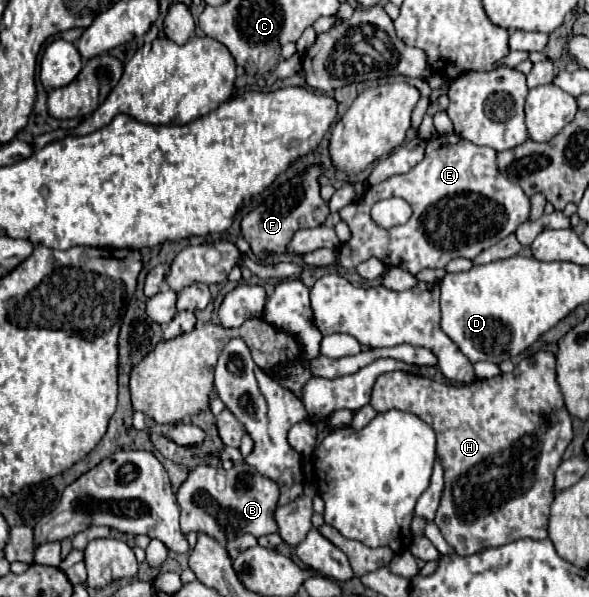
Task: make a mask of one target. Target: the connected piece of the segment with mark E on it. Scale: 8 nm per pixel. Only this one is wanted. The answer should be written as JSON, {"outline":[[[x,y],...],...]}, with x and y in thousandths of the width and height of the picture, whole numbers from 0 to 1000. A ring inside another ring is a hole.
{"outline":[[[779,224],[739,228],[725,238],[722,265],[698,288],[667,295],[630,312],[620,332],[586,345],[576,358],[596,382],[596,402],[576,415],[576,442],[603,449],[623,432],[643,432],[657,446],[674,446],[694,459],[718,449],[756,449],[769,432],[806,432],[823,415],[844,409],[898,369],[902,335],[885,312],[864,305],[844,285],[844,255],[806,245]],[[677,328],[701,348],[691,375],[647,382],[630,365],[630,348],[647,332]]]}

